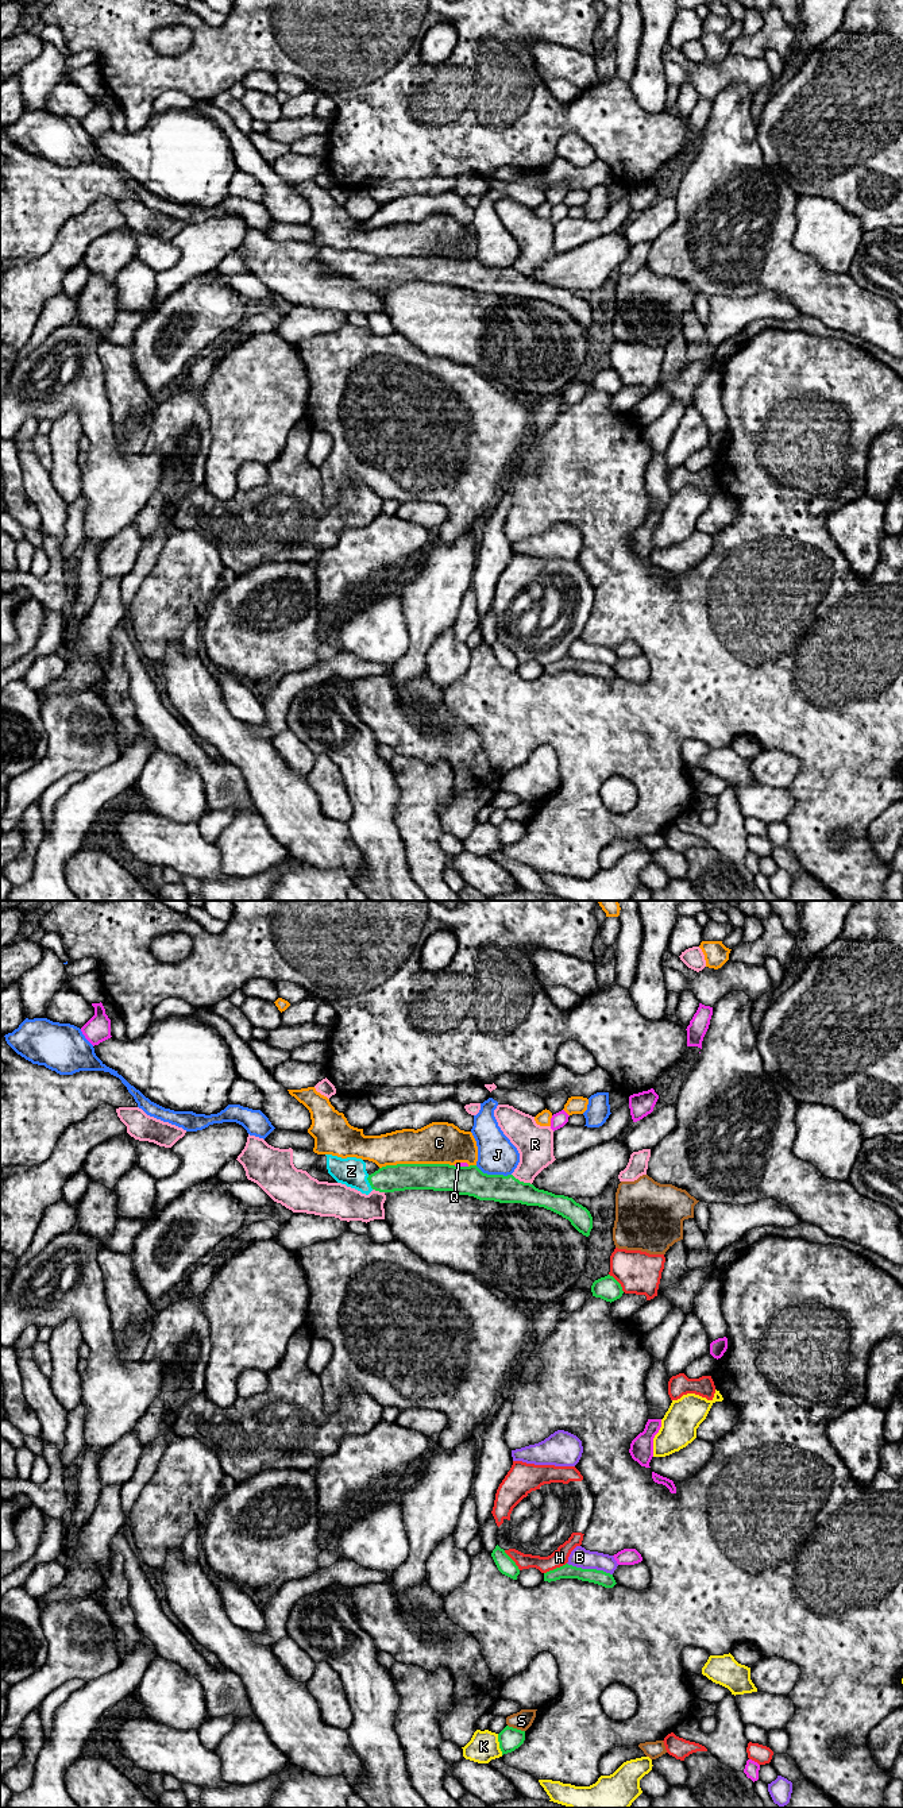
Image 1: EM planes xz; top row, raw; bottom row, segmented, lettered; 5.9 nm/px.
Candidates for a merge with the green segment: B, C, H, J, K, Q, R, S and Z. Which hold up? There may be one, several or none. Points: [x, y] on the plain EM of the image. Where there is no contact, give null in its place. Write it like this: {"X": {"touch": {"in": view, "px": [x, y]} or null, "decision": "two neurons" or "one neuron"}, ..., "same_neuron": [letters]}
{"B": {"touch": {"in": "xz", "px": [590, 662]}, "decision": "two neurons"}, "C": {"touch": {"in": "xz", "px": [416, 257]}, "decision": "two neurons"}, "H": {"touch": {"in": "xz", "px": [556, 660]}, "decision": "two neurons"}, "J": {"touch": {"in": "xz", "px": [493, 268]}, "decision": "two neurons"}, "K": {"touch": {"in": "xz", "px": [500, 837]}, "decision": "two neurons"}, "Q": {"touch": {"in": "xz", "px": [460, 259]}, "decision": "two neurons"}, "R": {"touch": {"in": "xz", "px": [521, 274]}, "decision": "two neurons"}, "S": {"touch": {"in": "xz", "px": [516, 821]}, "decision": "two neurons"}, "Z": {"touch": {"in": "xz", "px": [369, 274]}, "decision": "one neuron"}, "same_neuron": ["Z"]}

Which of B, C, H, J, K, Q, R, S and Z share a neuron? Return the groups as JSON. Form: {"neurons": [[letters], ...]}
{"neurons": [["B"], ["C"], ["H"], ["J"], ["K"], ["Q"], ["R"], ["S"], ["Z"]]}

